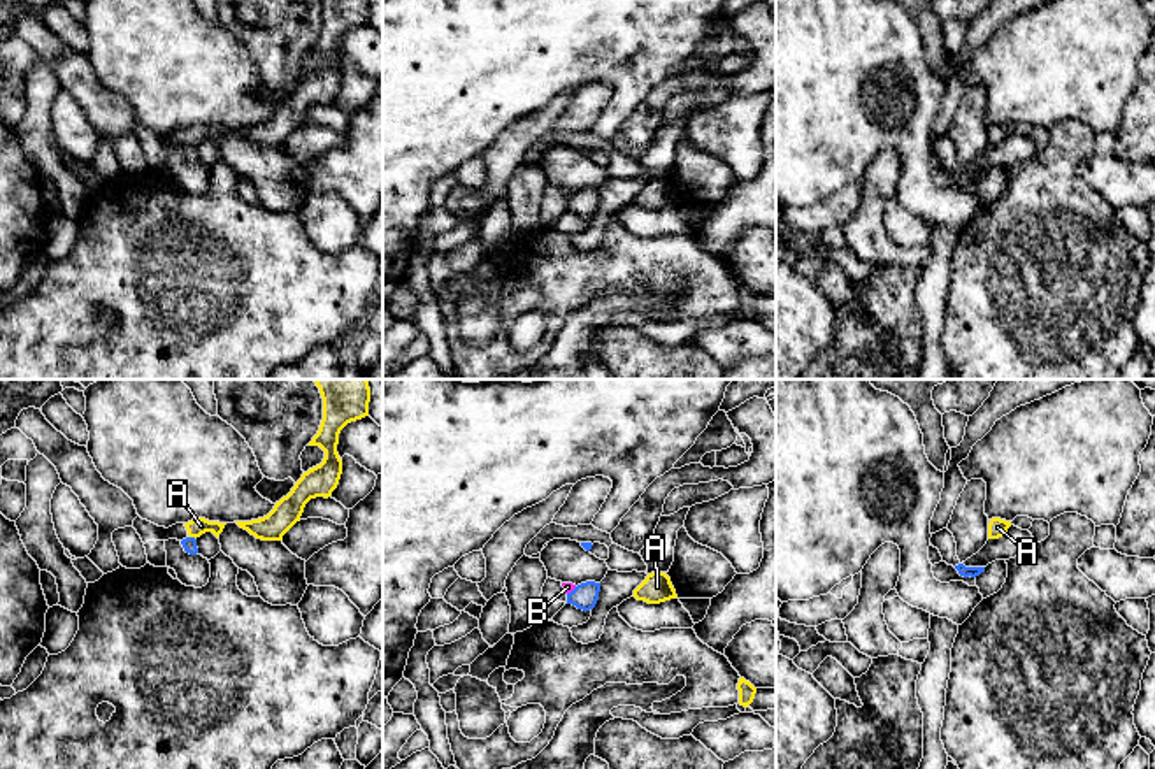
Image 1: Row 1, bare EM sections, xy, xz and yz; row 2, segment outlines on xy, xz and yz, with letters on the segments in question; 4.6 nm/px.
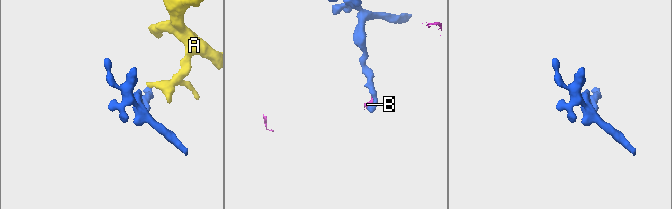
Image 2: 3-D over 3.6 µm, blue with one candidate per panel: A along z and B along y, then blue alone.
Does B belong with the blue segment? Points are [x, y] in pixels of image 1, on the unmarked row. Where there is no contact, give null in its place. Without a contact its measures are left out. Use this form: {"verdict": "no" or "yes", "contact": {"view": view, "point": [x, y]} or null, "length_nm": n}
{"verdict": "no", "contact": {"view": "xz", "point": [573, 197]}, "length_nm": 60}

